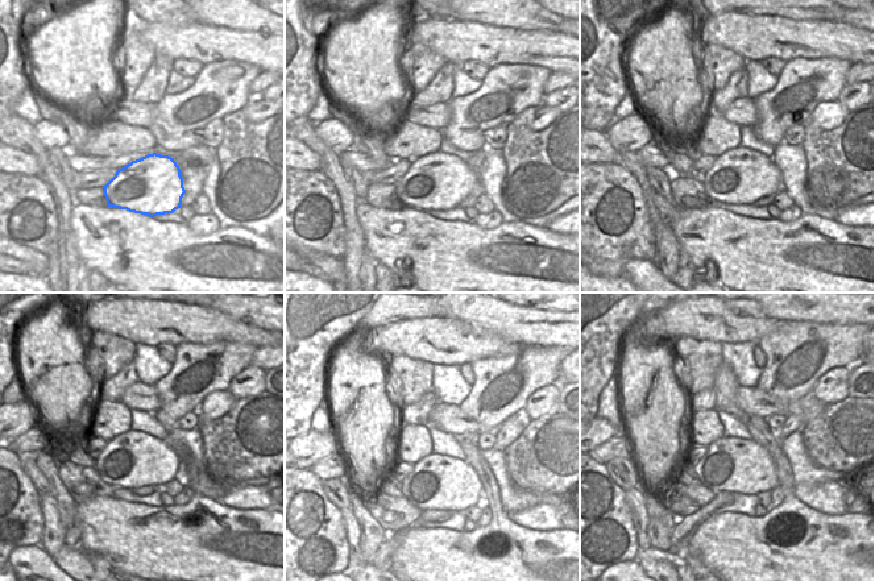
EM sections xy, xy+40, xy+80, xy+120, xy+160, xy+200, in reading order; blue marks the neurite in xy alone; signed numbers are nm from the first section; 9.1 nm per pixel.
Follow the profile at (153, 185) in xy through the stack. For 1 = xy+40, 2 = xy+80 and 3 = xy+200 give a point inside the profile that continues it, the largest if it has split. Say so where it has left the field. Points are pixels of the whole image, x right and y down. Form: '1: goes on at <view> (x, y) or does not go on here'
1: goes on at xy+40 (438, 181)
2: goes on at xy+80 (741, 175)
3: goes on at xy+200 (771, 449)

